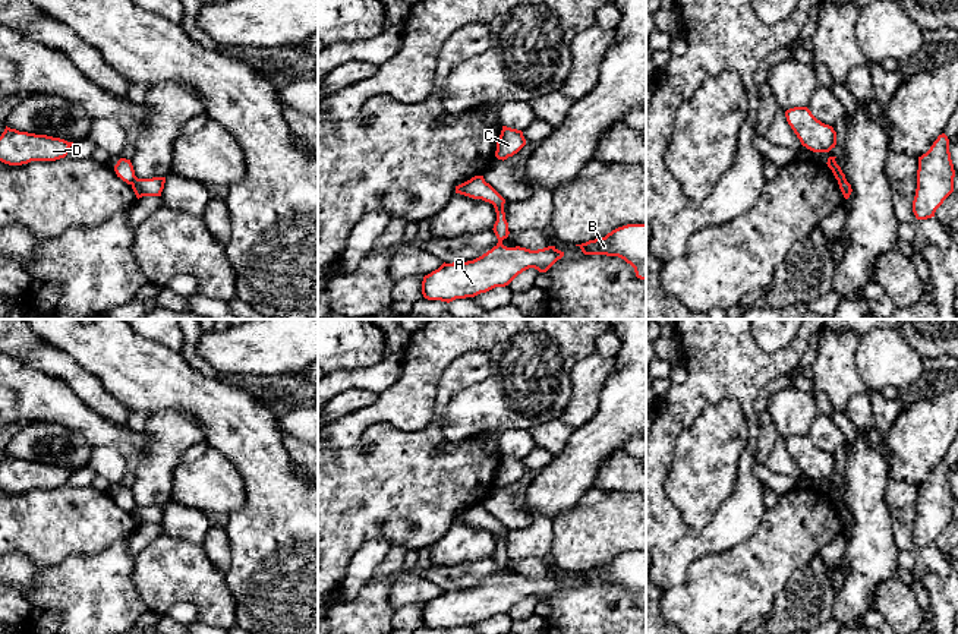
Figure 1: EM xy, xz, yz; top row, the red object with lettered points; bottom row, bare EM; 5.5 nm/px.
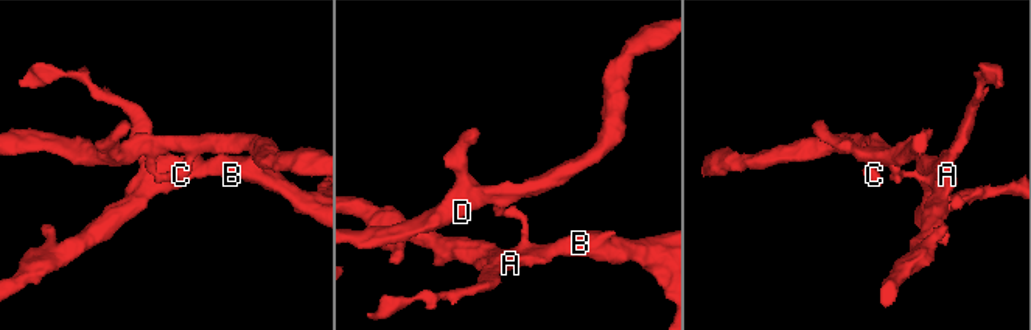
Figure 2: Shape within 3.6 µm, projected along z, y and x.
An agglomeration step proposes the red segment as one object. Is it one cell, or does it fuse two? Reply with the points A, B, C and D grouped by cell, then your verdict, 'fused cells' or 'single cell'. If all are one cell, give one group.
A B / C D | fused cells

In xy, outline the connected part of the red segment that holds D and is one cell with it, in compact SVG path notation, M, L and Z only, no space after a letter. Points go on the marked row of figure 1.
M6 126L0 136L0 161L9 165L56 161L67 155L72 143L60 138L19 132Z

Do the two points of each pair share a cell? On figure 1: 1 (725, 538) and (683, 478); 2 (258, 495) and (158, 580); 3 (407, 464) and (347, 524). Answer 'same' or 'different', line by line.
1: different
2: different
3: same

